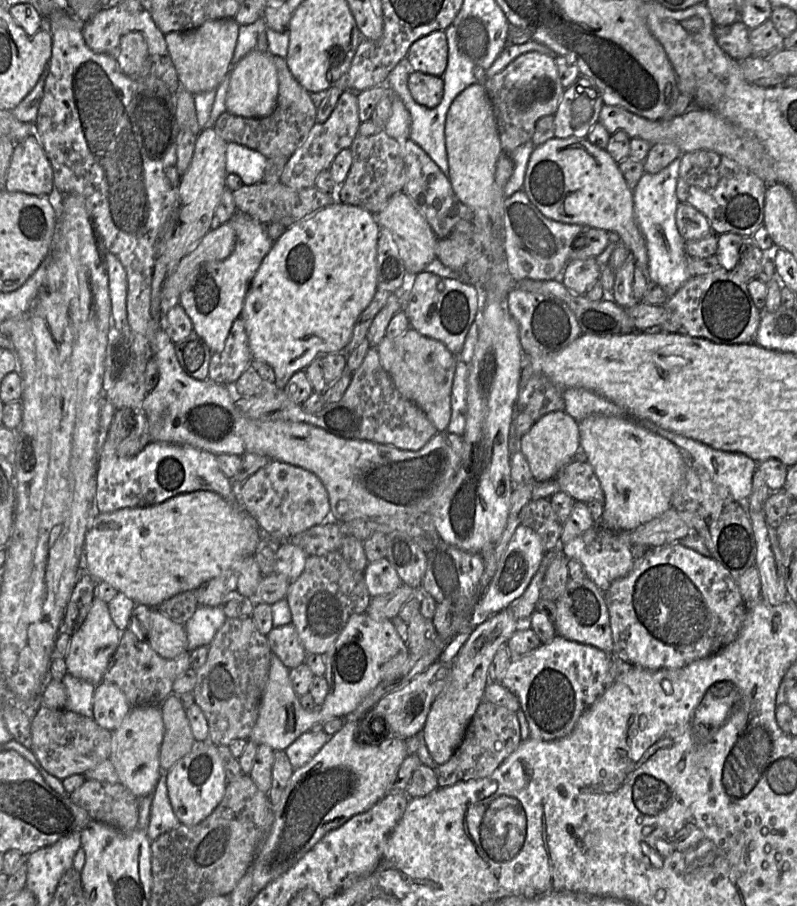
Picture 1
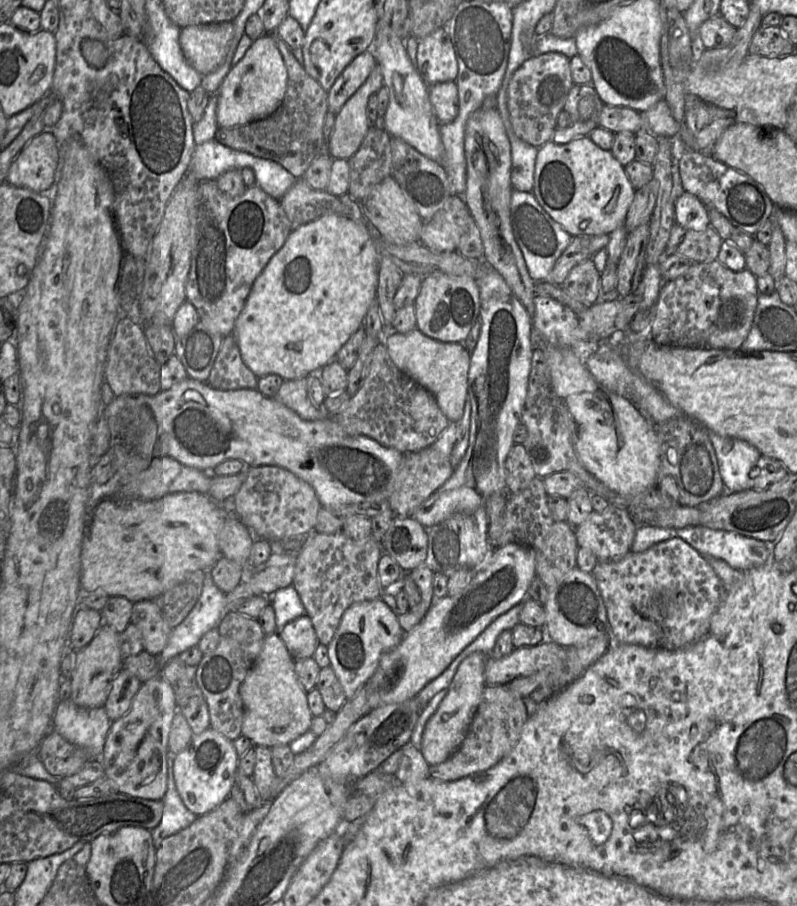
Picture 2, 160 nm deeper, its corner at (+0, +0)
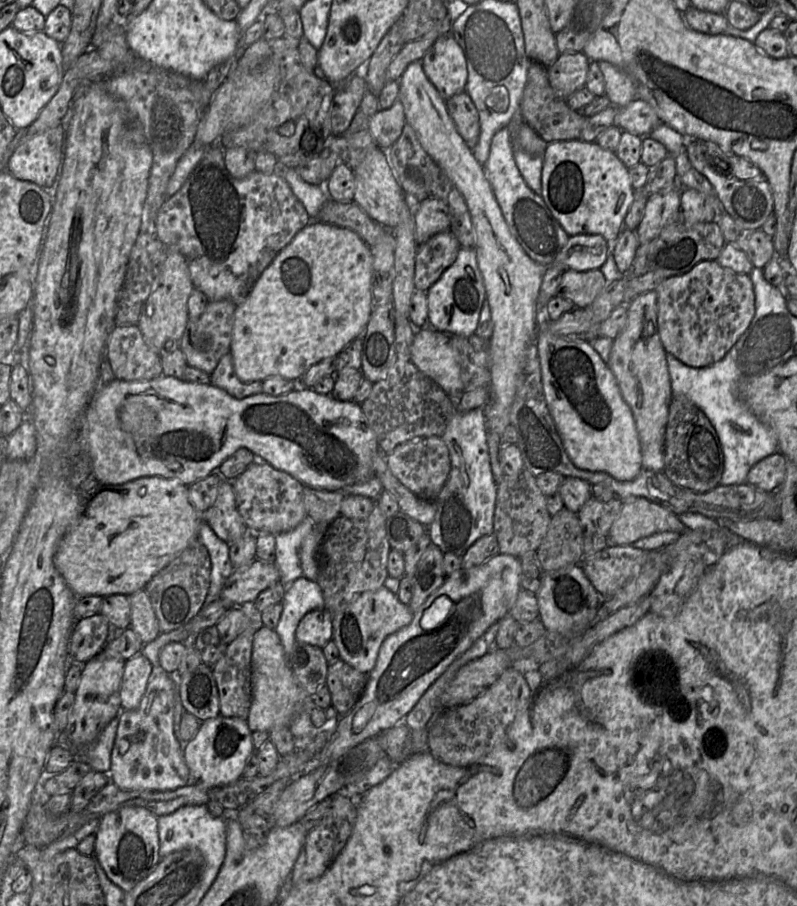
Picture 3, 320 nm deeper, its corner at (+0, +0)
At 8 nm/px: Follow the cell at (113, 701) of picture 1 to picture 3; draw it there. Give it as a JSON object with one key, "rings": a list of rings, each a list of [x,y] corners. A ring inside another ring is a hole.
{"rings":[[[141,652],[125,661],[120,687],[122,710],[139,706],[152,673],[151,662]]]}

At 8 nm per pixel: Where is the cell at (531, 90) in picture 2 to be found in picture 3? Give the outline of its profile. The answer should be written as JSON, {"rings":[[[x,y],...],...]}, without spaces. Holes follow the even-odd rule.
{"rings":[[[583,52],[560,54],[556,62],[547,68],[549,83],[556,95],[567,100],[578,89],[585,87],[589,65],[590,60]]]}

